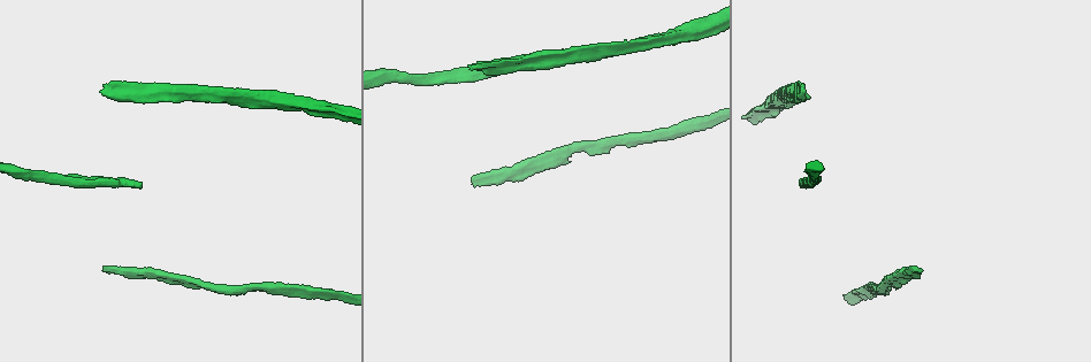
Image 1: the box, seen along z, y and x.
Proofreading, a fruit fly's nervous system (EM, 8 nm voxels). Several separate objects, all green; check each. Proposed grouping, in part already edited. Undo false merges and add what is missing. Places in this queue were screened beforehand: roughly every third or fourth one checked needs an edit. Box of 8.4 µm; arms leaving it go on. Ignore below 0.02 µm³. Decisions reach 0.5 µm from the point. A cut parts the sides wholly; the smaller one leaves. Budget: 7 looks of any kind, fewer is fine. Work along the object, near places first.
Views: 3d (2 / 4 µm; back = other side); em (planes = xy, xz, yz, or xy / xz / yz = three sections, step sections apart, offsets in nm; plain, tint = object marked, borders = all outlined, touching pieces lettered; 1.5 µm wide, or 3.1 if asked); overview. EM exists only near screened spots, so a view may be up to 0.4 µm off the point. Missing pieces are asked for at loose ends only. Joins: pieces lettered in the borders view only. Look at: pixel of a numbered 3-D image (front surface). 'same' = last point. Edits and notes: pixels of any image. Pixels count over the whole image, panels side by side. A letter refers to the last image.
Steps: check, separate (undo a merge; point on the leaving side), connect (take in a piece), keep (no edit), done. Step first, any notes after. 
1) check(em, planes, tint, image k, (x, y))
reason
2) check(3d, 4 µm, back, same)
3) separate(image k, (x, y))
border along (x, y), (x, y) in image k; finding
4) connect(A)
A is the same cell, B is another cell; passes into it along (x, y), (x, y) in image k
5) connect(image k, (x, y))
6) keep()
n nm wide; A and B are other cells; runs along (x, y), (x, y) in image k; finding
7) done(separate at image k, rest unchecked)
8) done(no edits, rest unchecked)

check(3d, 2 µm, image 1, (920, 269))
branch stops here

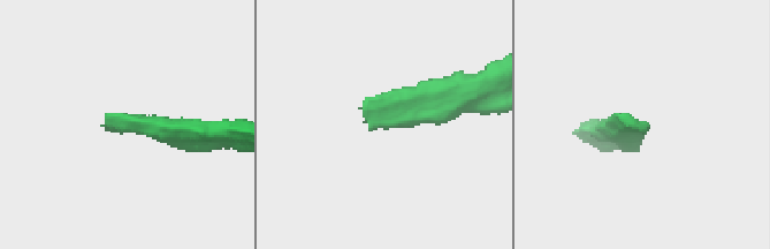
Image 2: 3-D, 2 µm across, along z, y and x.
check(em, xy, step 4, borders, image 2, (372, 128))

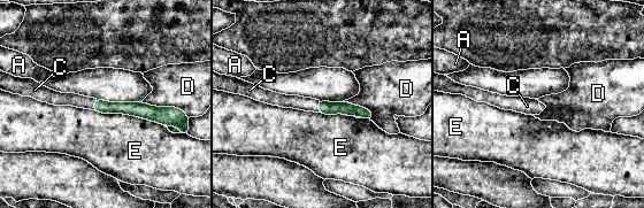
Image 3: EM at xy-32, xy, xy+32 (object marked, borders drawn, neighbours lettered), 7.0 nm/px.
check(em, planes, borders, same)
cut it another way

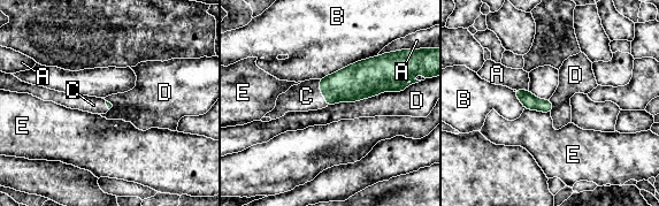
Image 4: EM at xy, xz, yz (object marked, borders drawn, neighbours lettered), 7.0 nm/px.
connect(C)
D touches over 600 nm; C is the same cell, A, B, D and E are other cells; passes into it along (353, 83), (321, 92), (306, 96) in image 4; it goes on there

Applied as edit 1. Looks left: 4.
check(3d, 2 µm, image 1, (142, 185))
end of a long branch

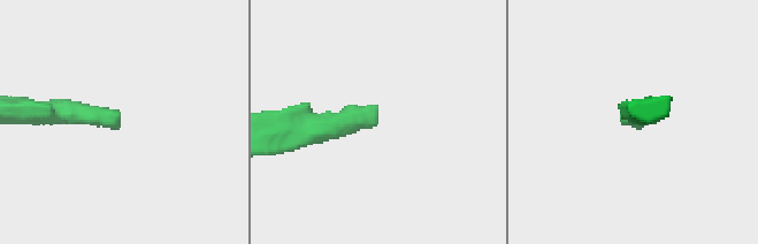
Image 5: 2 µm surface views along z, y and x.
check(em, planes, tint, image 5, (120, 112))
shape alone is not enough

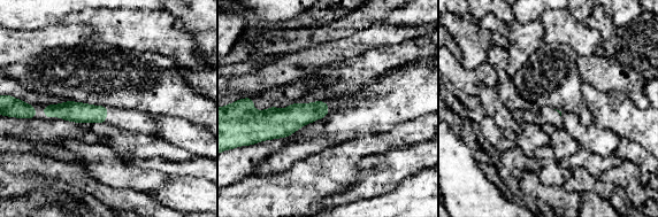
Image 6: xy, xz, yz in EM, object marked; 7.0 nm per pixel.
check(em, planes, borders, same)

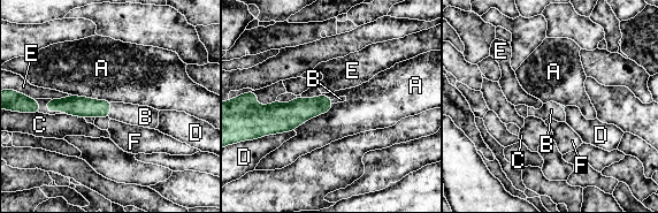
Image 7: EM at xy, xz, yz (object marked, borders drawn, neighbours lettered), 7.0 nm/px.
connect(B)
B is the same cell, A, C, D, E and F are other cells; passes into it along (78, 106), (109, 109), (131, 114) in image 7; it goes on there

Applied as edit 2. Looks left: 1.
done(connect at image 4, connect at image 7, rest unchecked)

